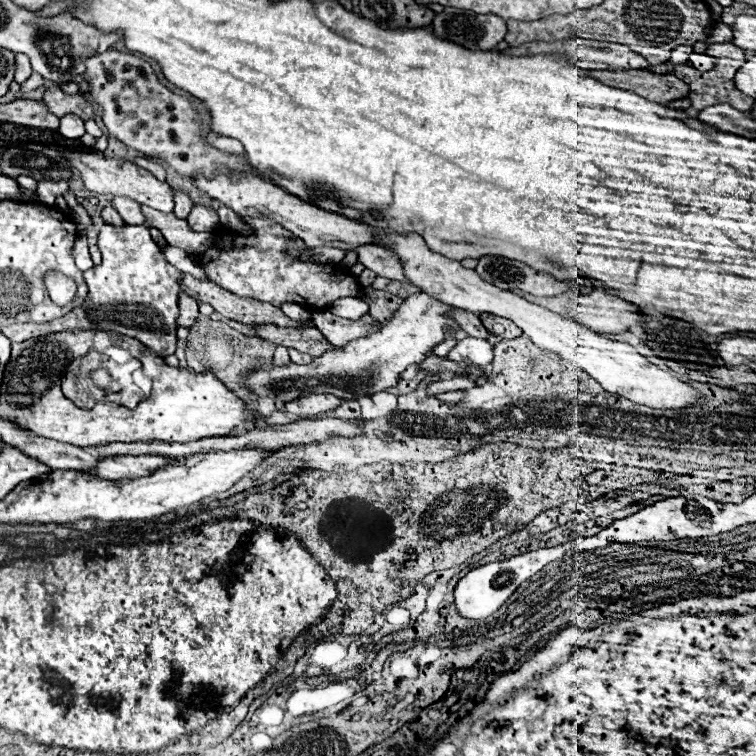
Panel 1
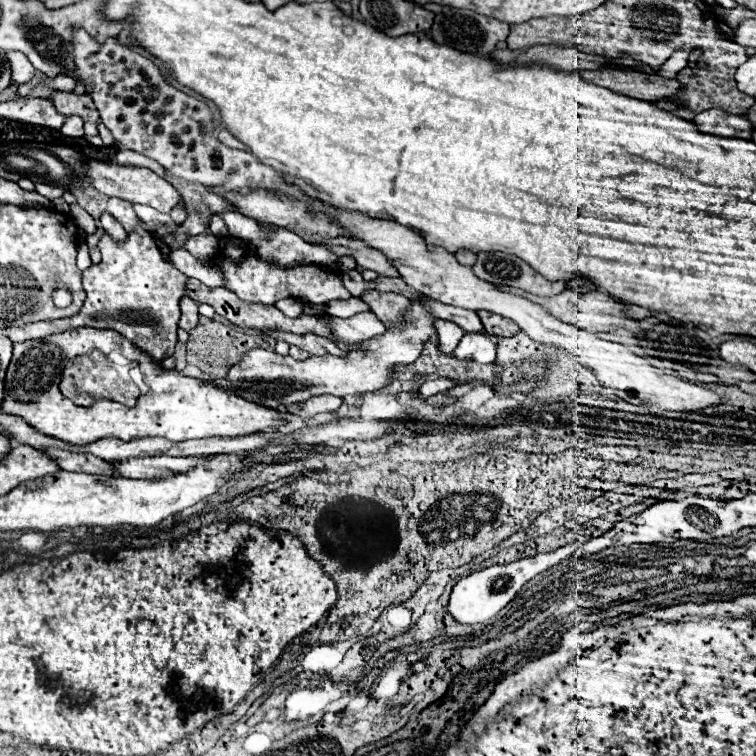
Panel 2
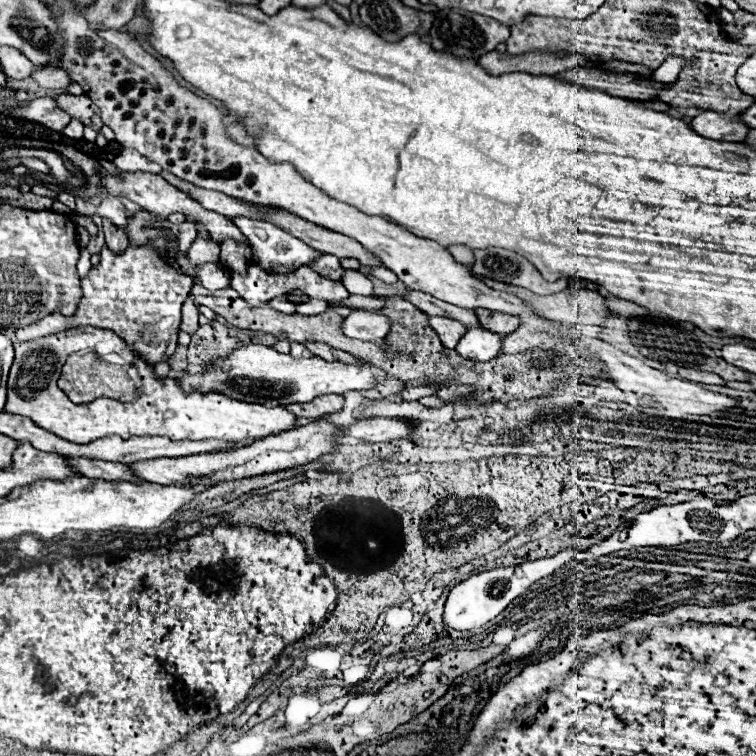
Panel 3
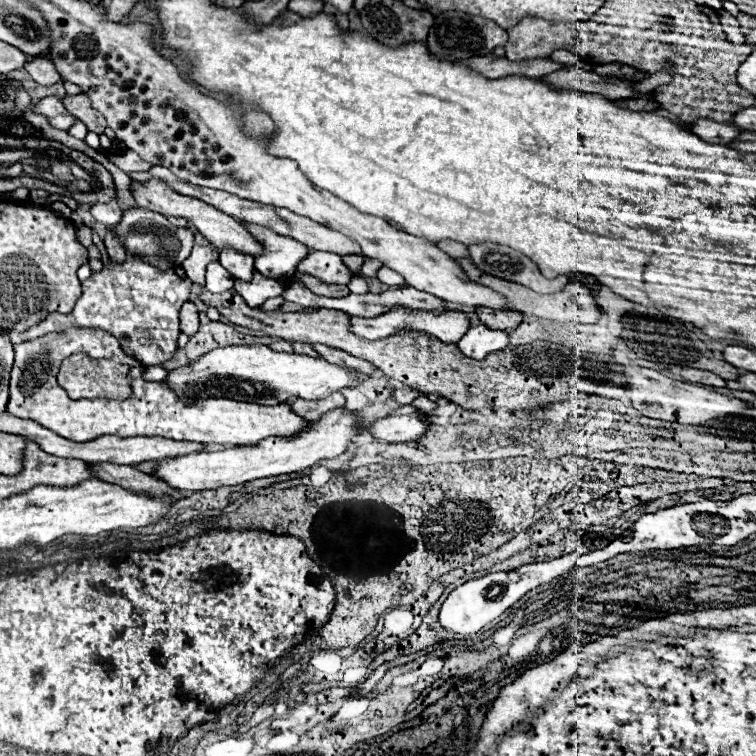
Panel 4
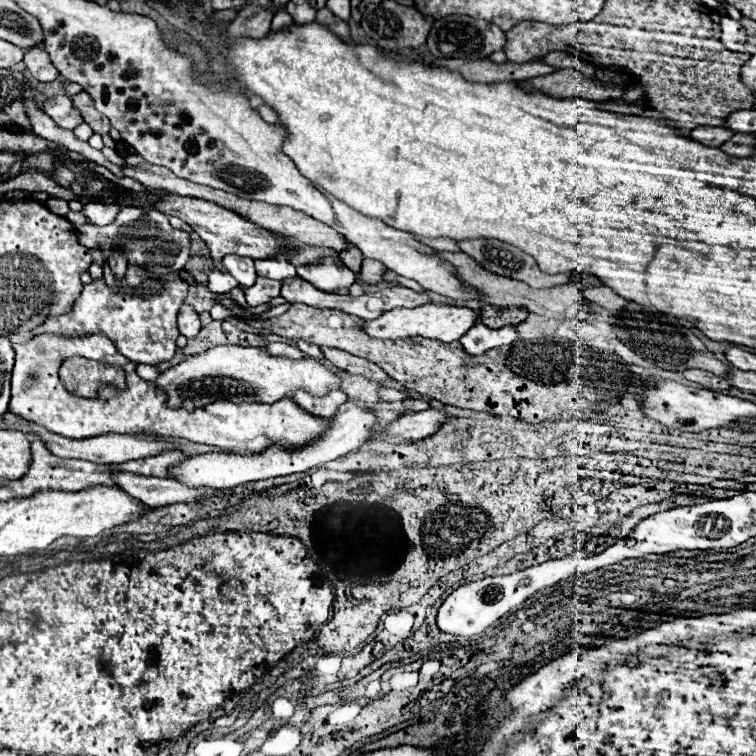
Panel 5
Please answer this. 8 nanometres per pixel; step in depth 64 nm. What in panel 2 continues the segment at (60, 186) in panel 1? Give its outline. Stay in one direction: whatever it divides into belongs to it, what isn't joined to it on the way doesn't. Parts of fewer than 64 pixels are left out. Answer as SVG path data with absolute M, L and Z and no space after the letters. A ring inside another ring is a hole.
M36 184L34 190L38 194L42 194L42 196L46 196L48 200L56 200L56 198L60 198L66 192L64 186L56 186L56 184Z

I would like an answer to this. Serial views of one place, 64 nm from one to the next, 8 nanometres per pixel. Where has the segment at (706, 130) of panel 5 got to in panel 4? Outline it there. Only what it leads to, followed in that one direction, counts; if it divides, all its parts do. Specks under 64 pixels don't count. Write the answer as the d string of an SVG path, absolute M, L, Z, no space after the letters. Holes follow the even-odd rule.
M698 120L690 130L700 136L700 140L706 140L710 144L728 144L742 132L732 124L718 124L712 120Z

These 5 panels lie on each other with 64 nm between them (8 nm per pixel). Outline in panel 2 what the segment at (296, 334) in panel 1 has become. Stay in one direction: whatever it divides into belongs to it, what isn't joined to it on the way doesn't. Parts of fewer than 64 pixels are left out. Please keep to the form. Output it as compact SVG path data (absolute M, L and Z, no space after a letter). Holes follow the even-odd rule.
M268 332L272 338L280 338L288 344L296 344L298 348L314 354L314 356L324 356L324 354L332 354L332 356L346 356L346 352L342 352L340 348L336 348L336 344L332 344L328 338L320 338L314 334L306 334L306 336L294 336L288 332Z

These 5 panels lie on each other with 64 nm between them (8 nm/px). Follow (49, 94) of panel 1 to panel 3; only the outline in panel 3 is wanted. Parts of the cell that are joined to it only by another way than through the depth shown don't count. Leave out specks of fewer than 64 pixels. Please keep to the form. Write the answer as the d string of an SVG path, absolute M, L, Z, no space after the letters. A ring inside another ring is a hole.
M60 94L56 98L58 106L68 112L72 118L78 118L84 126L90 126L92 130L100 132L102 130L102 120L98 116L98 108L92 104L92 100L86 96L86 94L80 94L80 96L74 96L74 94Z

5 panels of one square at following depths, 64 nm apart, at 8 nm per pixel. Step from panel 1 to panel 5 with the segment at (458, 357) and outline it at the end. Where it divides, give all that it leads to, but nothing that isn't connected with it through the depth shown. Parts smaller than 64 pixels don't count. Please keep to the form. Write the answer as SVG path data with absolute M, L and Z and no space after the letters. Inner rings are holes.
M476 324L474 328L470 328L470 332L466 332L466 336L462 336L460 342L466 352L478 356L490 348L500 348L500 346L512 344L514 340L518 340L516 326L492 330L492 328L486 328L484 324Z

